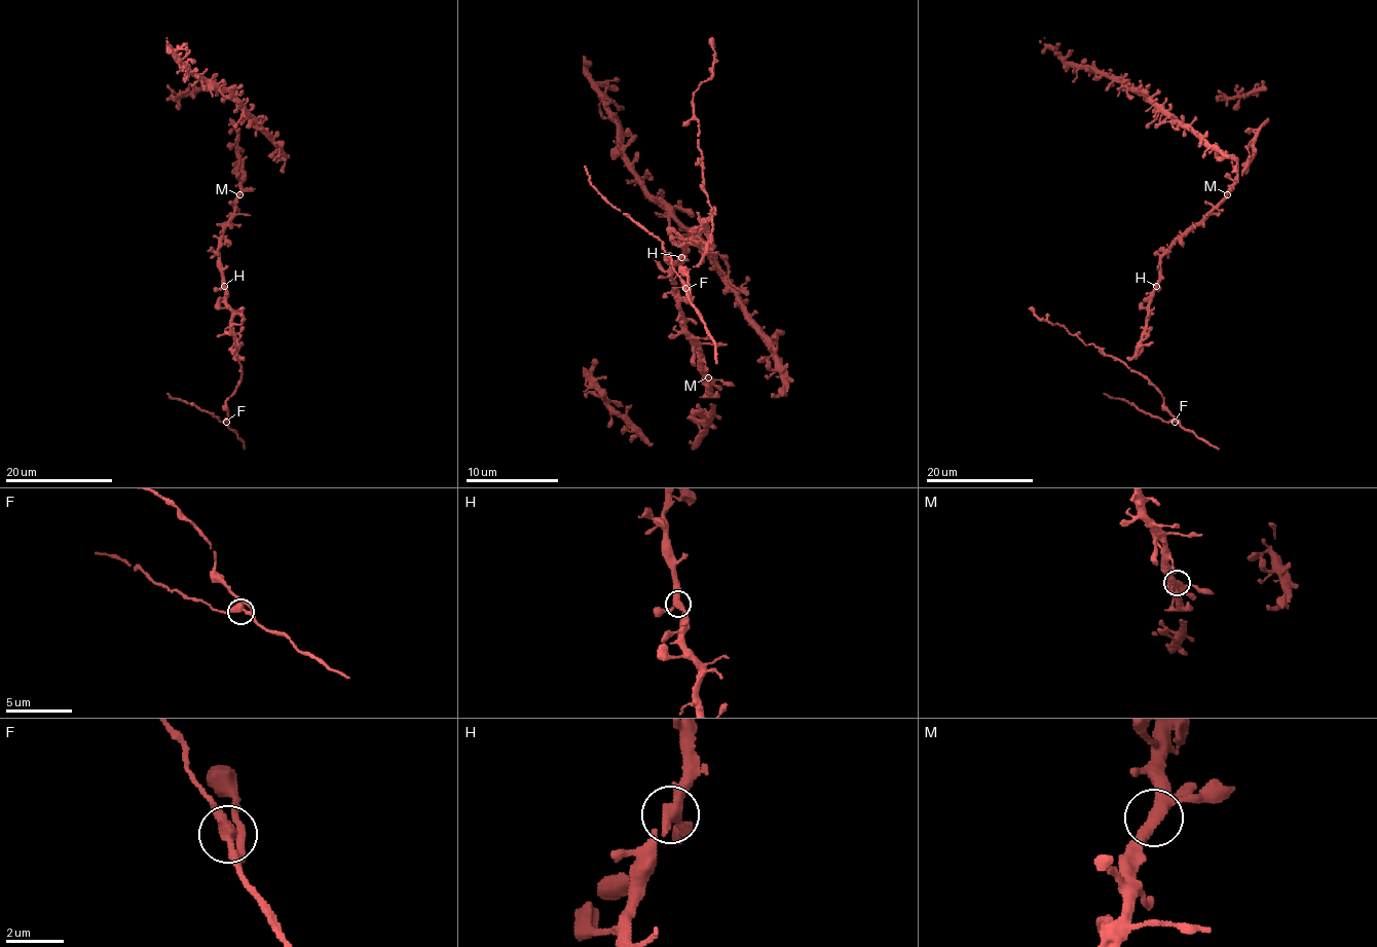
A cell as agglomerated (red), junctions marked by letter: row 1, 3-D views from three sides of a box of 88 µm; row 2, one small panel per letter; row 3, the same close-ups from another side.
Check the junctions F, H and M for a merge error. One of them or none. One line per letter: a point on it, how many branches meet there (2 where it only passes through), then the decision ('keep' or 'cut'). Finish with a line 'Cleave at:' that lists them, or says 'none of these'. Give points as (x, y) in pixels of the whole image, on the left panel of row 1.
F: (226, 422) | 3 | keep
H: (224, 286) | 3 | keep
M: (239, 194) | 3 | keep
Cleave at: none of these

